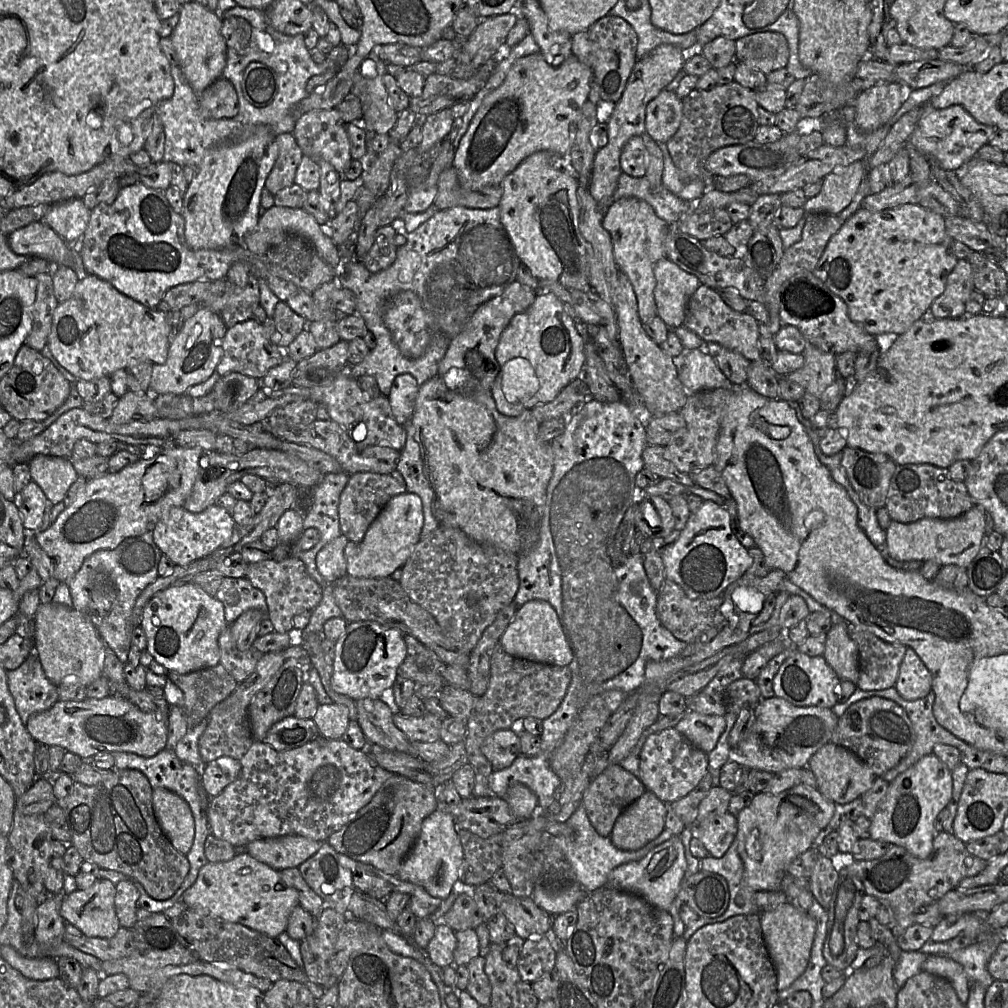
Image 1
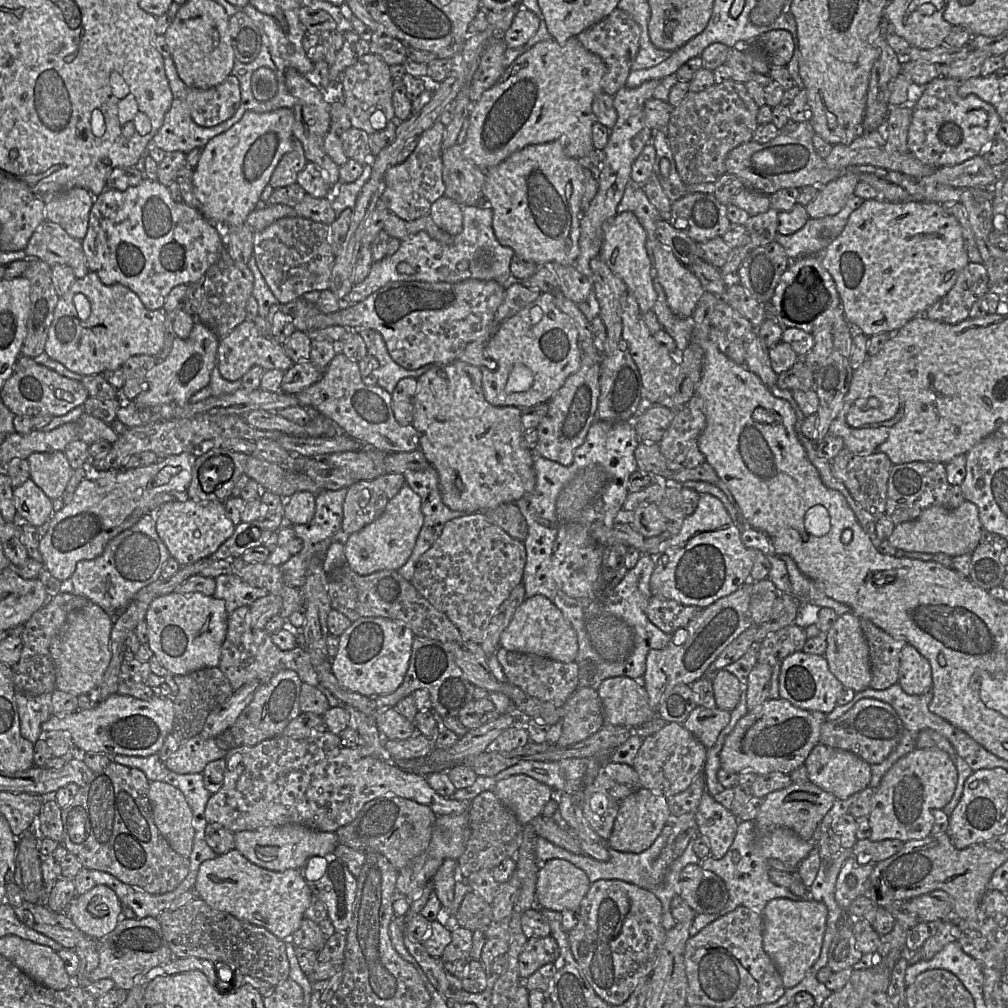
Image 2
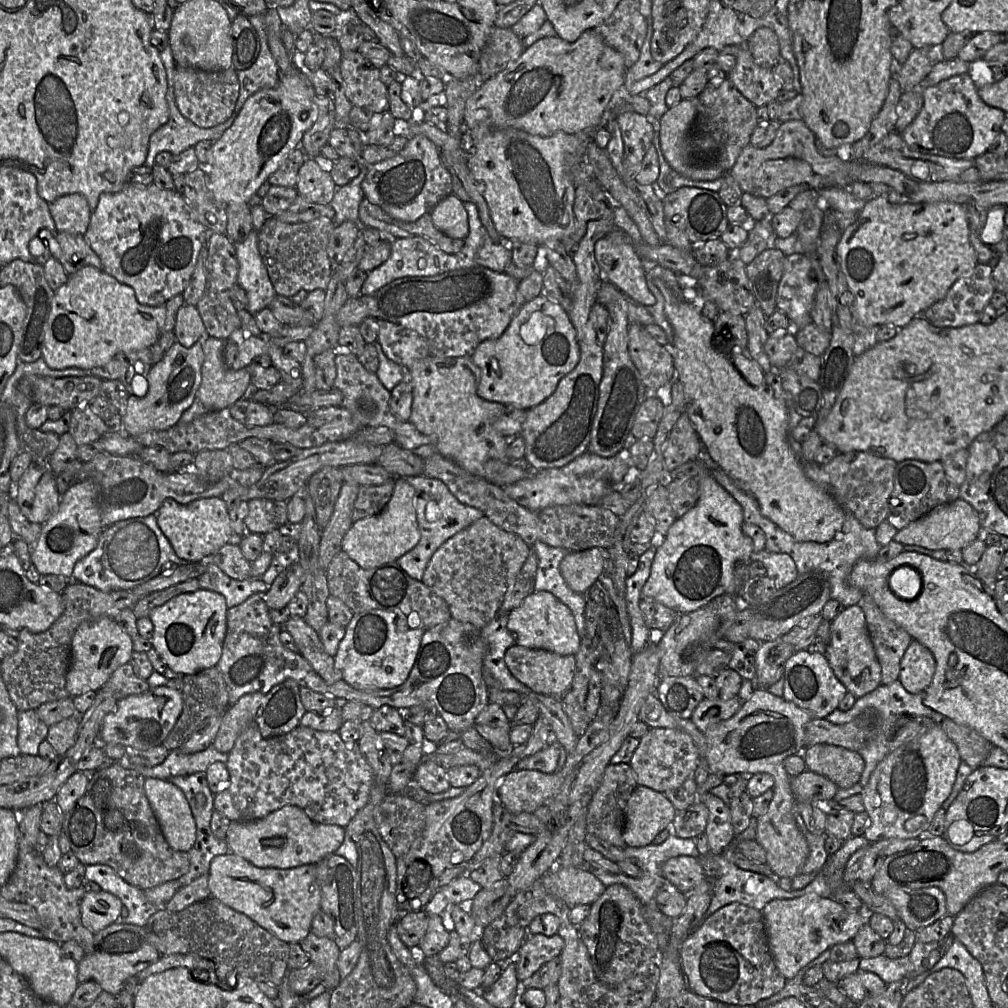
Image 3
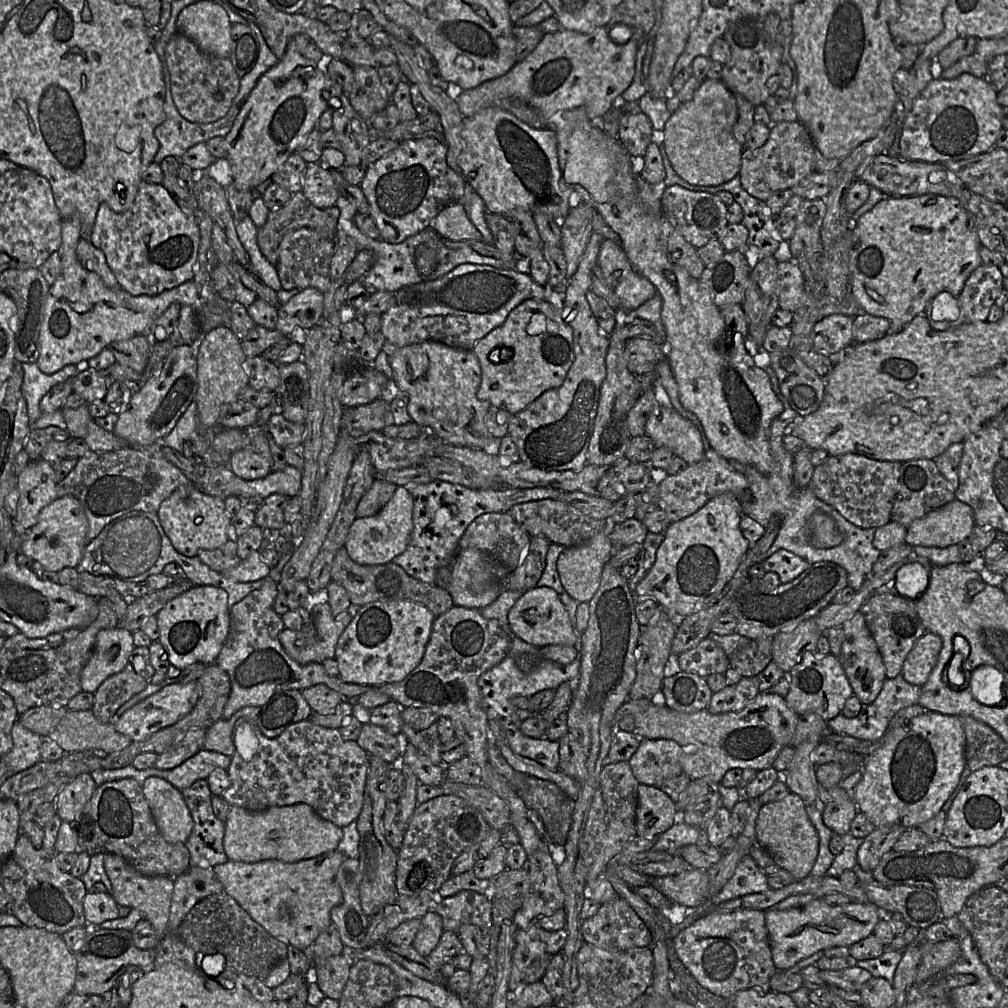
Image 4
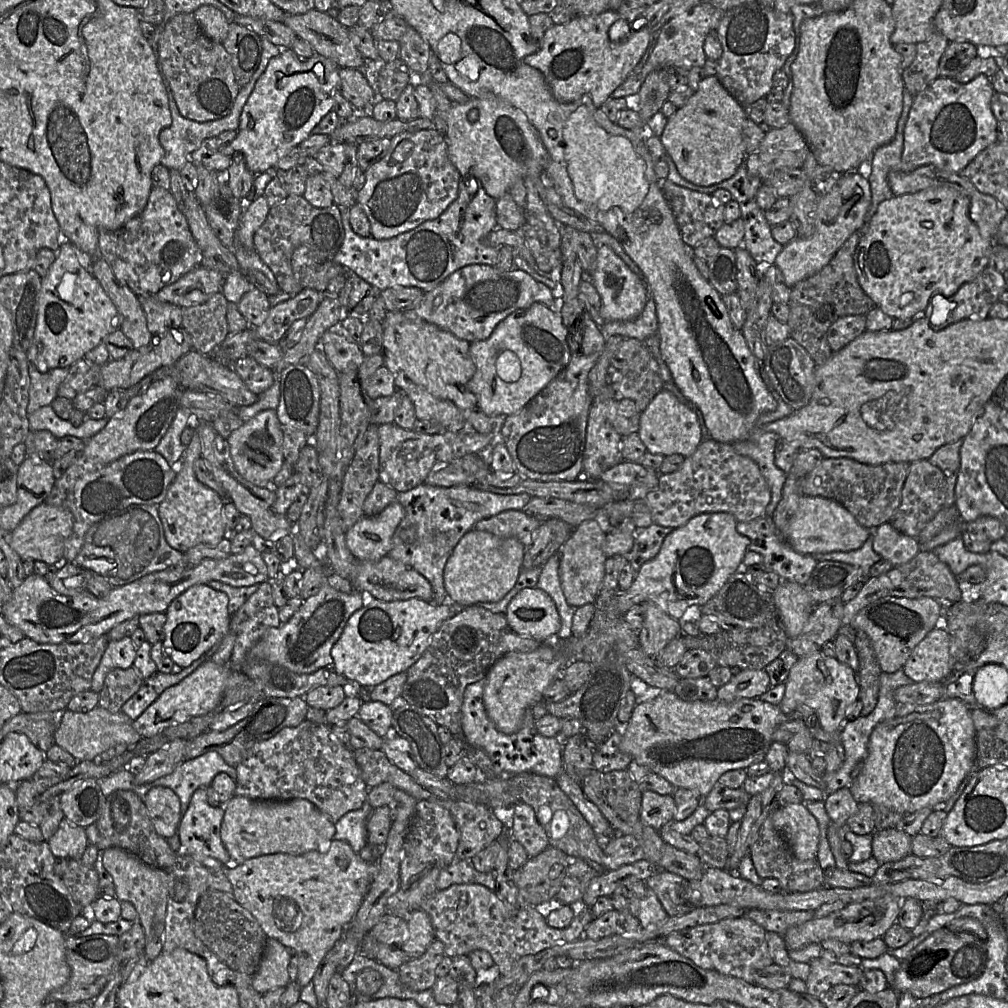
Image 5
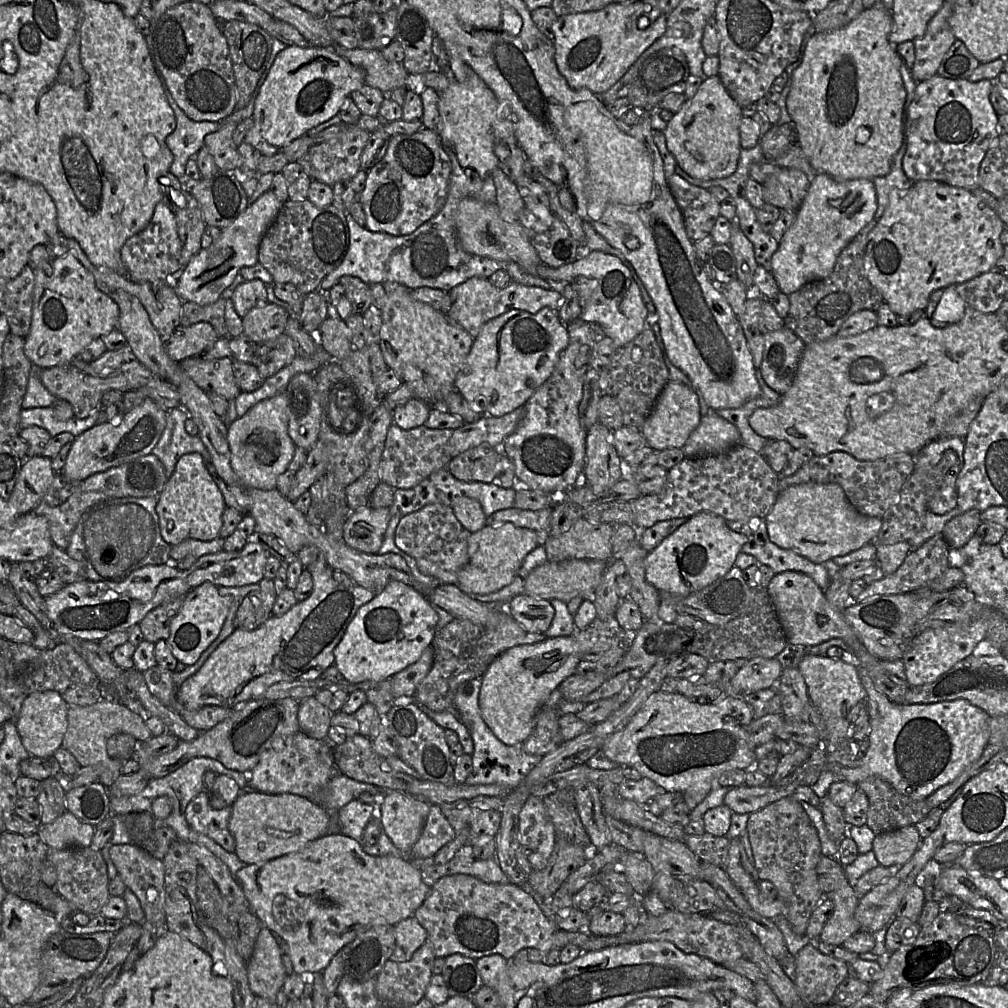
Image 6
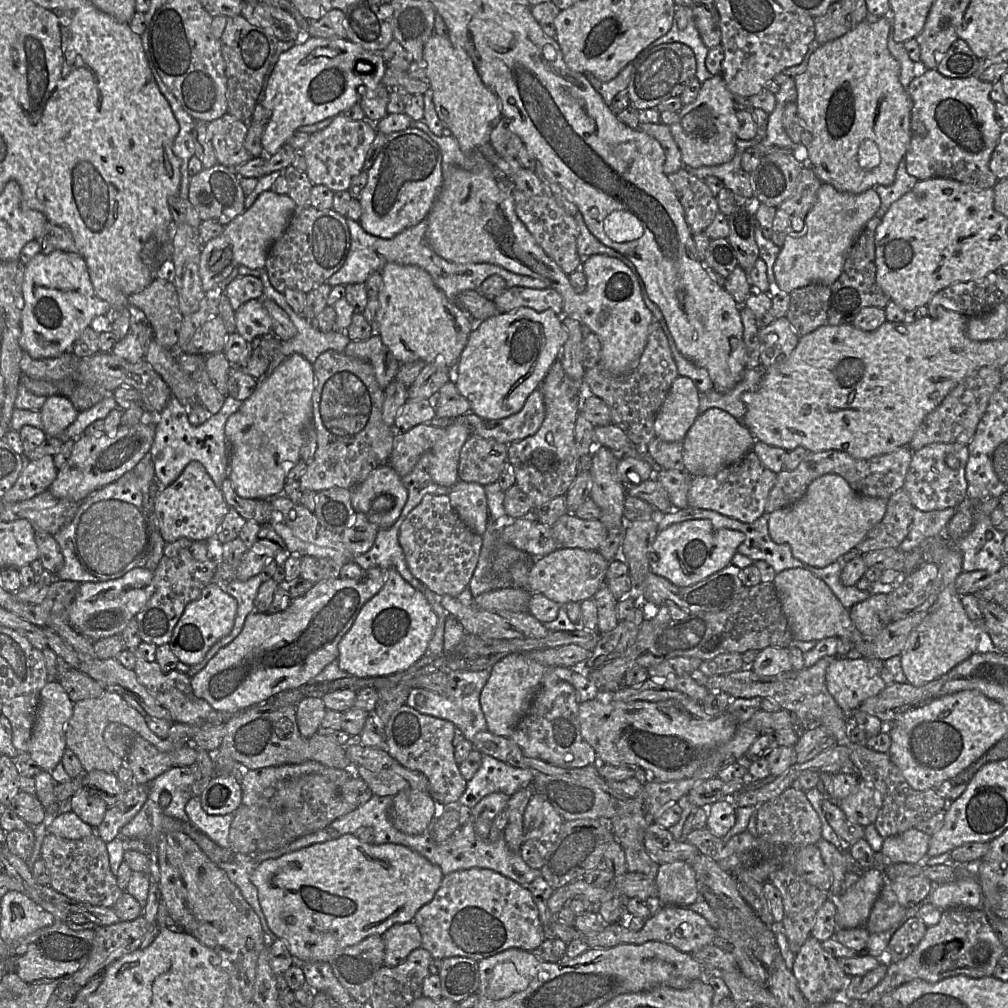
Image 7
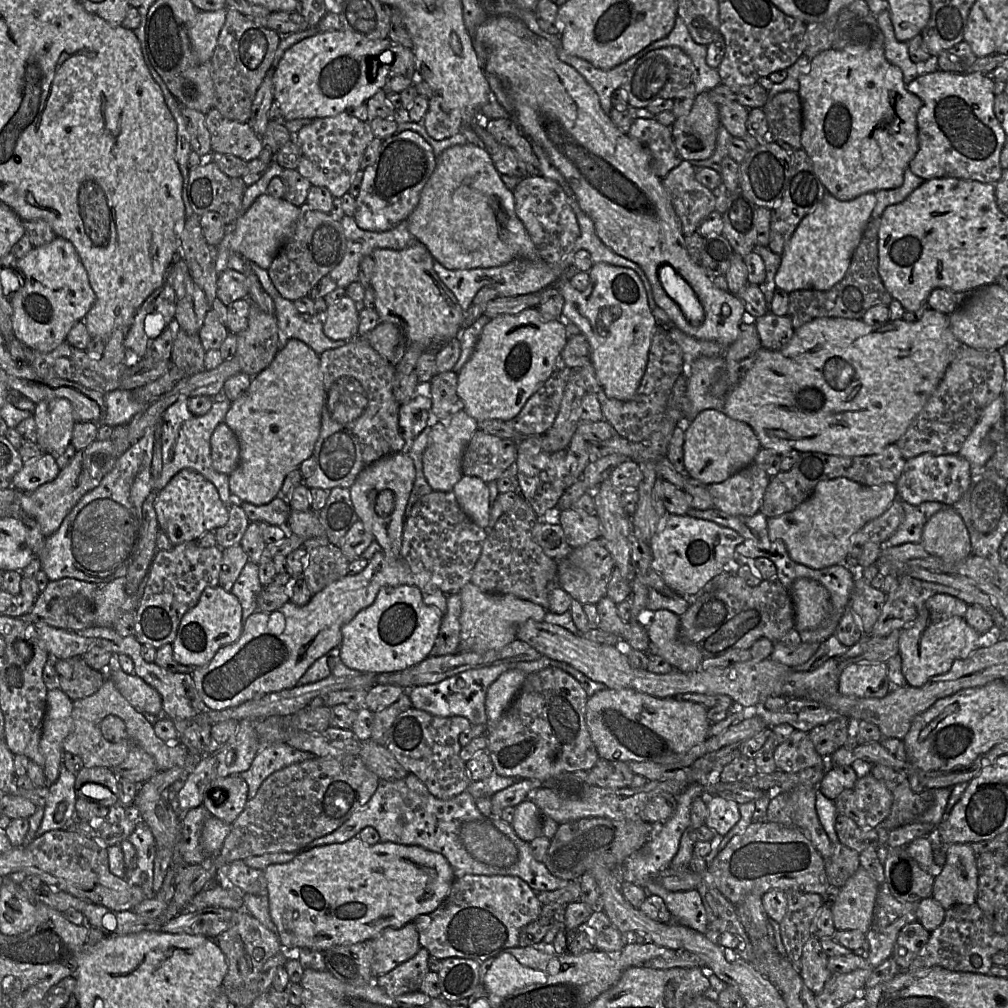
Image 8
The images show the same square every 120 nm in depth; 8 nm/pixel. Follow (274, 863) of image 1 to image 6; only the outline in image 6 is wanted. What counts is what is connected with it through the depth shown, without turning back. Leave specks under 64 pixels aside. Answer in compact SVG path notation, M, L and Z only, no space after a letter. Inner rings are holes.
M243 790L231 807L228 828L235 839L235 853L246 864L265 862L298 851L309 842L326 835L331 827L328 811L296 794Z

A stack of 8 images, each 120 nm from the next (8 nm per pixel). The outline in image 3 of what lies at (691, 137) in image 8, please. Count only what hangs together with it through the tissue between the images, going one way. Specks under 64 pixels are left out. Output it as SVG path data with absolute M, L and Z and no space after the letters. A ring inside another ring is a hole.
M698 98L682 99L680 103L668 109L660 121L660 145L665 159L671 168L682 176L697 181L713 181L726 173L718 162L711 160L707 164L696 164L691 157L690 135L698 118Z

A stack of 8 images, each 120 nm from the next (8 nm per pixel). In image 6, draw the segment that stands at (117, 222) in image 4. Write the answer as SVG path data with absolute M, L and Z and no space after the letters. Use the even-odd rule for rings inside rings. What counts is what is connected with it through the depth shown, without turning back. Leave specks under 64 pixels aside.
M162 200L157 203L149 224L142 231L128 238L121 248L121 260L128 278L137 283L173 282L172 275L183 270L179 263L181 247L175 215L167 201Z

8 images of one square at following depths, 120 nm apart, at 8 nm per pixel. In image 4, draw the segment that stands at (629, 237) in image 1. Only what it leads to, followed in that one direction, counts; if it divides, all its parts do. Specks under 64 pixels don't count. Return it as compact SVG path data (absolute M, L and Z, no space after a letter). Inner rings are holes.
M603 240L598 266L605 282L620 299L622 311L632 311L656 294L654 285L631 264L622 246Z

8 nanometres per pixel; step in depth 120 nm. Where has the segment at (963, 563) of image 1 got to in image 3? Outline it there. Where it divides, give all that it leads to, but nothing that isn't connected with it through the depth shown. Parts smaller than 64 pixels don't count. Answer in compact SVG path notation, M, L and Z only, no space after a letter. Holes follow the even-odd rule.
M958 498L936 506L921 518L898 530L893 541L903 545L917 545L931 550L962 550L982 536L979 514L967 501Z

